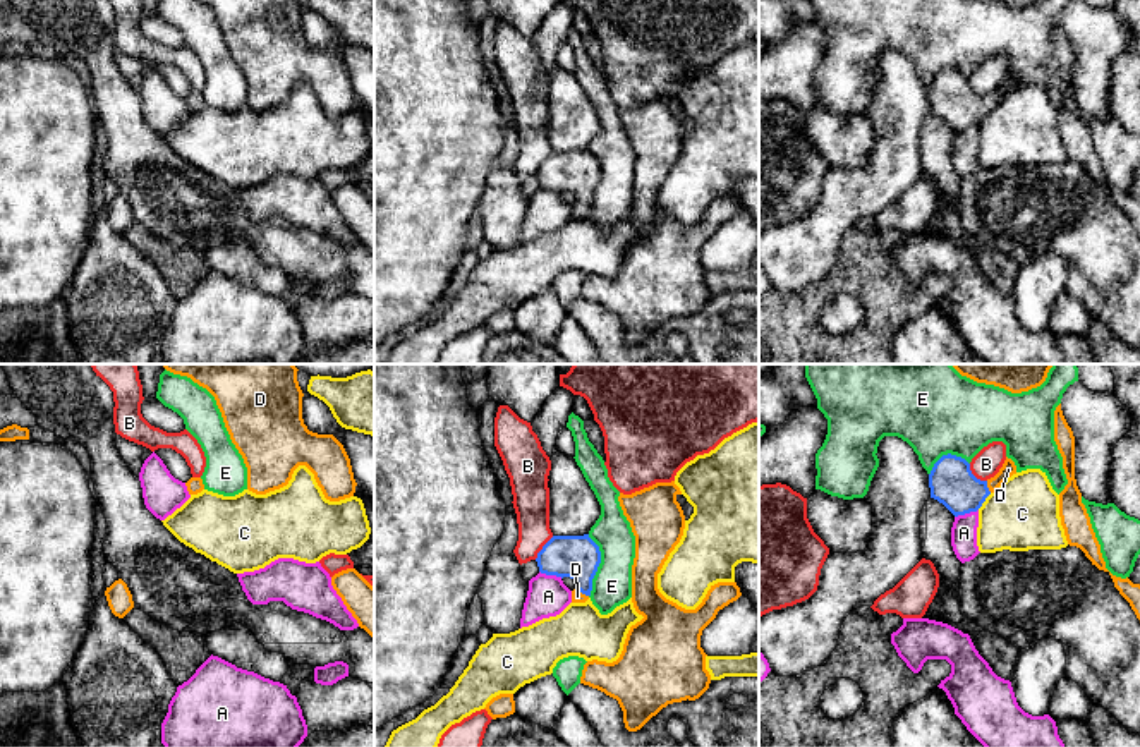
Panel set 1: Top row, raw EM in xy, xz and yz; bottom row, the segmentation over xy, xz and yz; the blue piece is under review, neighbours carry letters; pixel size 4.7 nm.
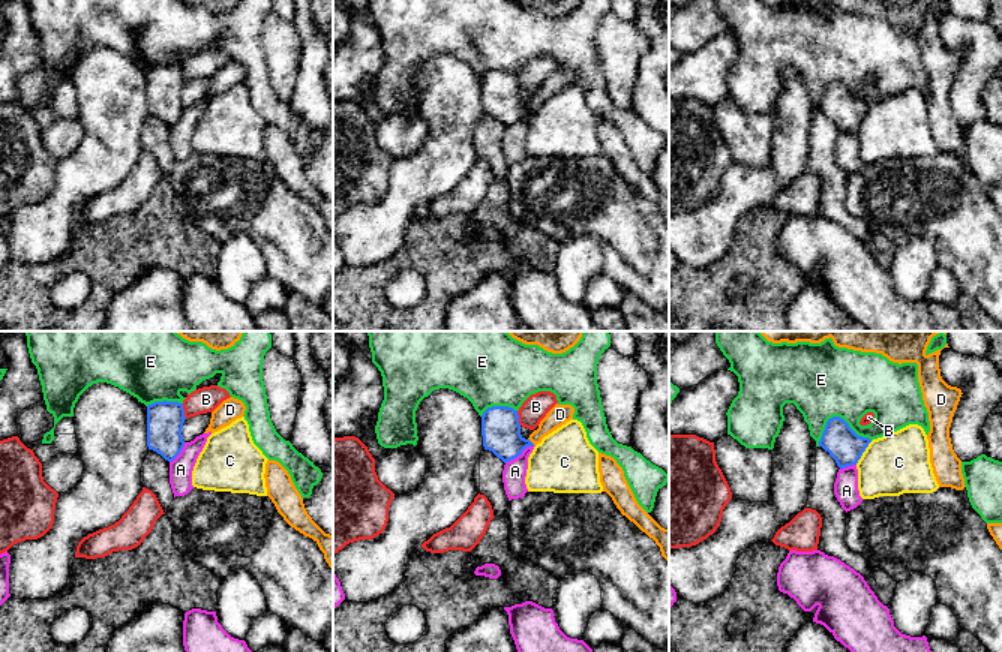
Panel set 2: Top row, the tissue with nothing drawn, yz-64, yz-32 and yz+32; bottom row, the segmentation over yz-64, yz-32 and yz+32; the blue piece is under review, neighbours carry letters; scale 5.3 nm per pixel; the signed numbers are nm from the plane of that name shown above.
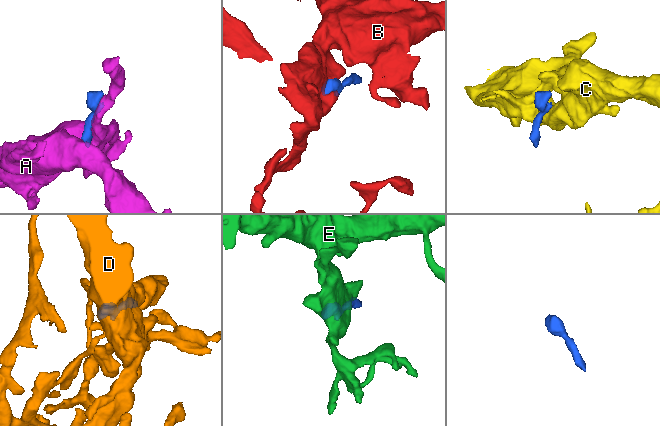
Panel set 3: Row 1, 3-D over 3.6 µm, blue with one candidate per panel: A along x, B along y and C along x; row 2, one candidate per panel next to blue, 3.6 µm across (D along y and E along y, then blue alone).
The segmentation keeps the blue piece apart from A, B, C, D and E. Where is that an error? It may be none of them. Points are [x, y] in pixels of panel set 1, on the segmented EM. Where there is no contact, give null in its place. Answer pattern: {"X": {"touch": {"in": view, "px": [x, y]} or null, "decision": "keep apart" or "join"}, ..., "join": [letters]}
{"A": {"touch": {"in": "yz", "px": [965, 512]}, "decision": "keep apart"}, "B": {"touch": {"in": "yz", "px": [974, 476]}, "decision": "keep apart"}, "C": {"touch": {"in": "yz", "px": [984, 500]}, "decision": "keep apart"}, "D": {"touch": {"in": "yz", "px": [986, 486]}, "decision": "join"}, "E": {"touch": {"in": "xz", "px": [598, 565]}, "decision": "keep apart"}, "join": ["D"]}

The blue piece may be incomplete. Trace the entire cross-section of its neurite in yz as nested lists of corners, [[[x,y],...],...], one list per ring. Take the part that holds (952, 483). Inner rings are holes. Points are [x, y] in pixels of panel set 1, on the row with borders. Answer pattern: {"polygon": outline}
{"polygon": [[[948,453],[929,474],[931,498],[943,503],[955,517],[977,512],[985,498],[1013,474],[1016,474],[1016,465],[1006,457],[994,477],[980,481],[965,459]]]}

